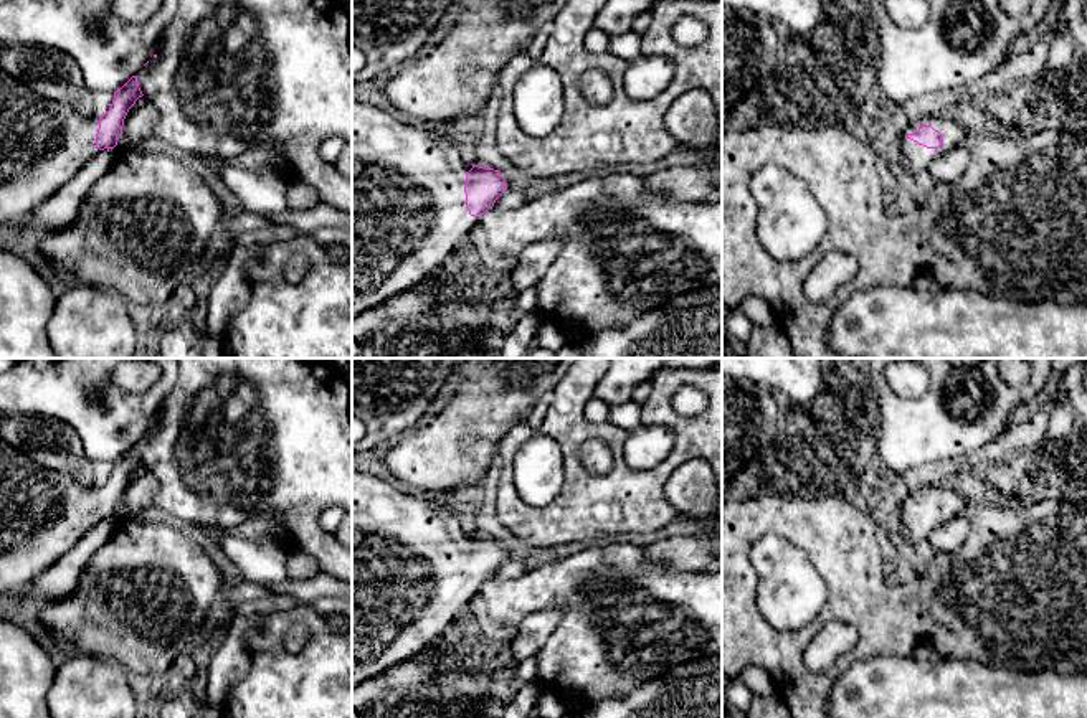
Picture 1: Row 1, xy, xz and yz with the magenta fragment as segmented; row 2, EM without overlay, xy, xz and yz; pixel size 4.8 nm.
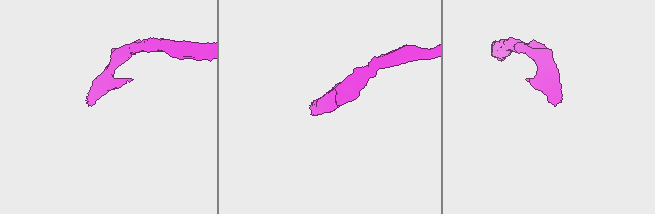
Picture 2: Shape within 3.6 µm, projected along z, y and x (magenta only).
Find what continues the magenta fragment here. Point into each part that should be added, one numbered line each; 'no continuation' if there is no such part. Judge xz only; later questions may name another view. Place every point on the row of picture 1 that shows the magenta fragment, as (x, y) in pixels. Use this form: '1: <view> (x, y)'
1: xz (408, 207)

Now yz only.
1: yz (955, 132)

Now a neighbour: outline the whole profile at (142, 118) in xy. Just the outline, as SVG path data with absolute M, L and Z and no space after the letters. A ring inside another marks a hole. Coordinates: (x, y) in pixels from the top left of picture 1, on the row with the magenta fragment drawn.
M142 96L129 109L124 119L122 135L129 139L134 145L139 145L152 135L157 124L157 107L145 96Z

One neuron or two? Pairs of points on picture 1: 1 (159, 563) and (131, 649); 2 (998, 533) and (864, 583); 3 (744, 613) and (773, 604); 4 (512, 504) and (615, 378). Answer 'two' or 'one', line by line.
1: one
2: one
3: two
4: two

